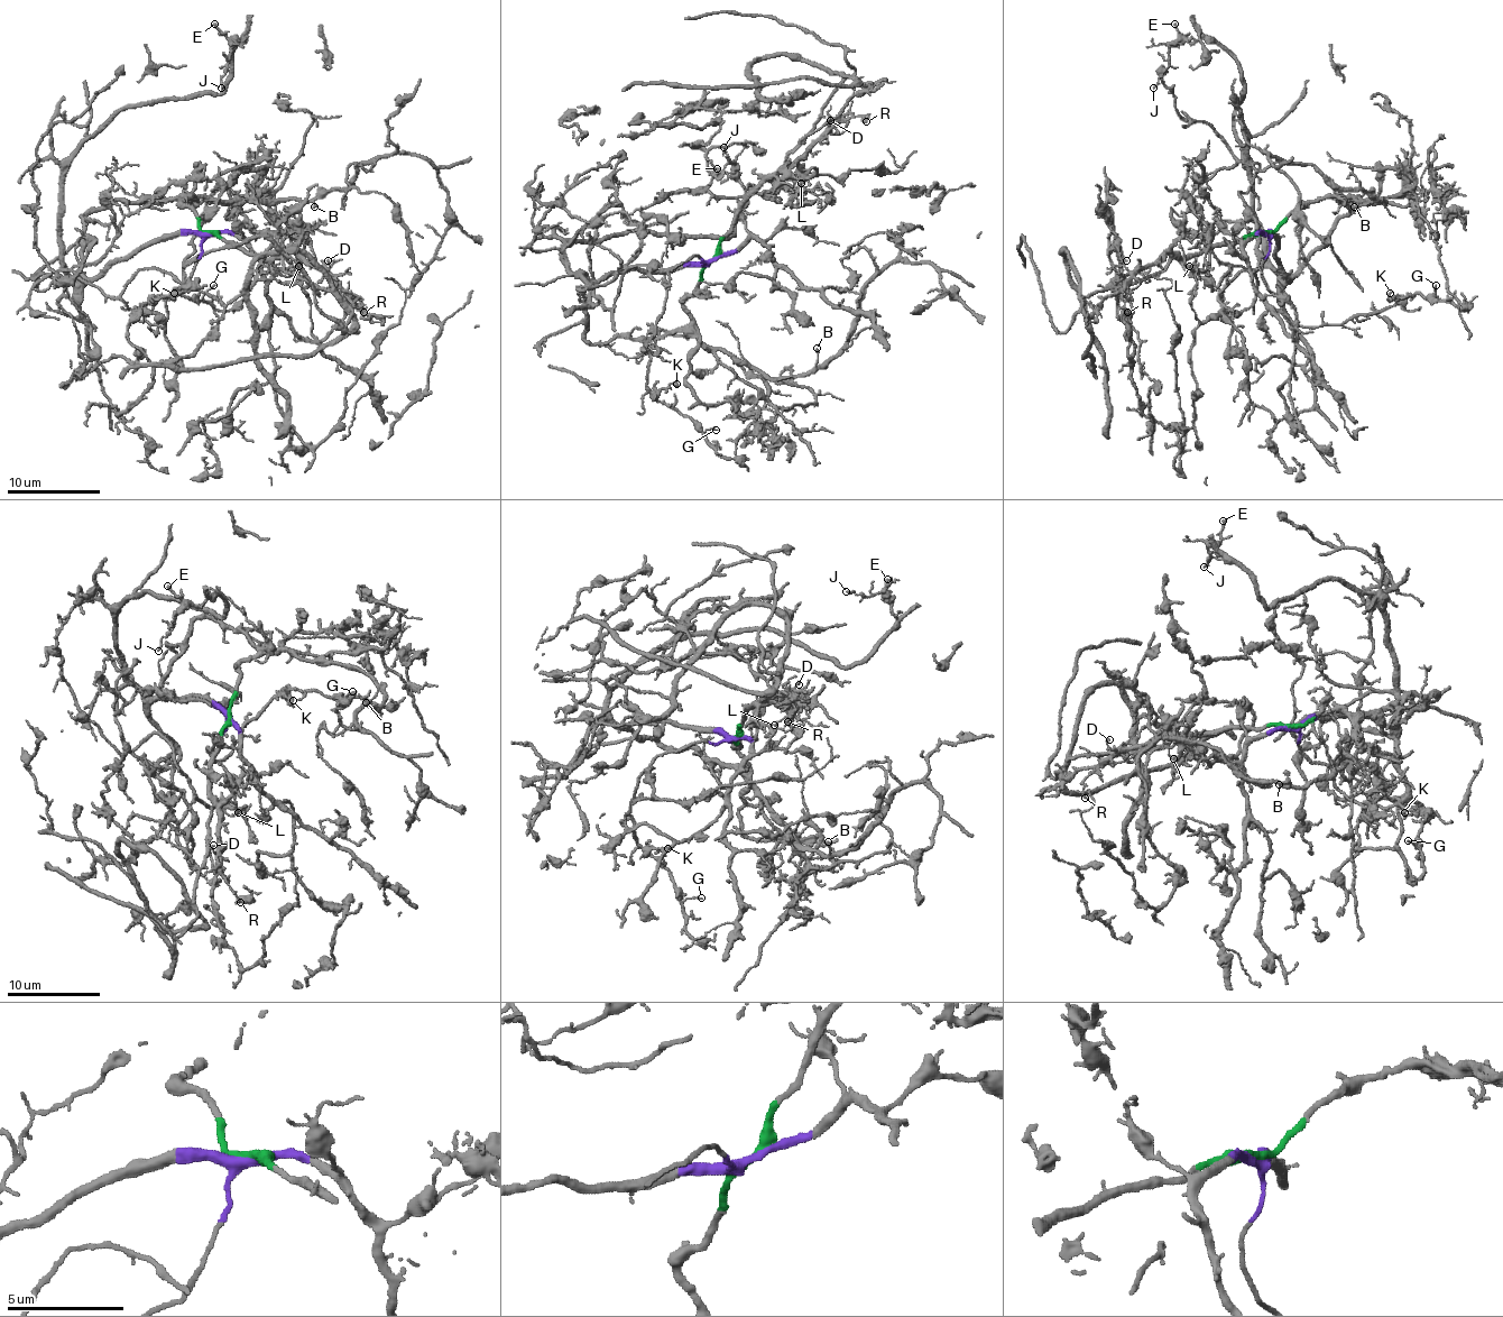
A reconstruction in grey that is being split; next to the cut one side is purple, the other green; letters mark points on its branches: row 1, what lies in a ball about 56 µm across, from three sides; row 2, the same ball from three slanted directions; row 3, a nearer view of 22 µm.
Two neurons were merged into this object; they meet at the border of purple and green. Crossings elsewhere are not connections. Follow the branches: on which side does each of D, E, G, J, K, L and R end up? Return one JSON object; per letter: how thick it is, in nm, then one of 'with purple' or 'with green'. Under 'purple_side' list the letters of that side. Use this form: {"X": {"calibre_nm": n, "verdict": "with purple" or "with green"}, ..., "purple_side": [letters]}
{"D": {"calibre_nm": 110, "verdict": "with green"}, "E": {"calibre_nm": 180, "verdict": "with purple"}, "G": {"calibre_nm": 120, "verdict": "with purple"}, "J": {"calibre_nm": 140, "verdict": "with purple"}, "K": {"calibre_nm": 180, "verdict": "with purple"}, "L": {"calibre_nm": 90, "verdict": "with green"}, "R": {"calibre_nm": 160, "verdict": "with green"}, "purple_side": ["E", "G", "J", "K"]}

